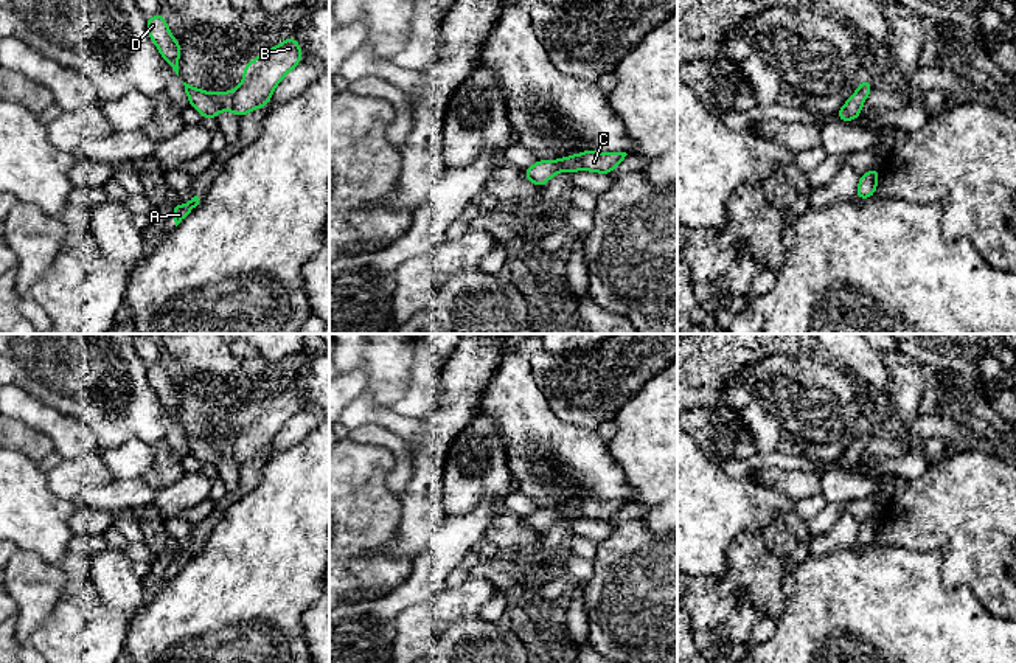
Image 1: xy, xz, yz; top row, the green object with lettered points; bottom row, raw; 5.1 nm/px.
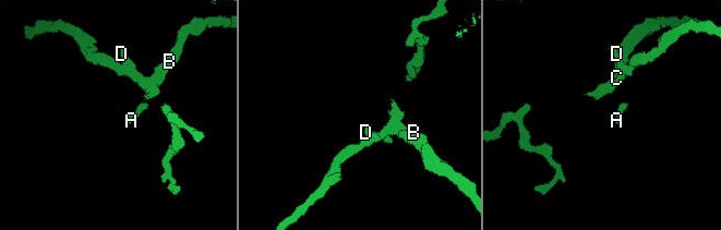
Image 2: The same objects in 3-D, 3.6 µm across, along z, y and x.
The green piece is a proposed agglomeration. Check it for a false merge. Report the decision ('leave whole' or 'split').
leave whole

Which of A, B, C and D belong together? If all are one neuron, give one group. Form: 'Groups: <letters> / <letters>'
Groups: A B C D

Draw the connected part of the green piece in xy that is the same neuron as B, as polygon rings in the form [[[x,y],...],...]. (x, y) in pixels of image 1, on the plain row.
[[[289,382],[281,393],[264,397],[253,410],[244,411],[242,430],[235,438],[211,441],[183,430],[185,441],[191,455],[205,467],[214,467],[221,458],[230,458],[241,466],[269,453],[275,435],[301,405],[300,391]]]

